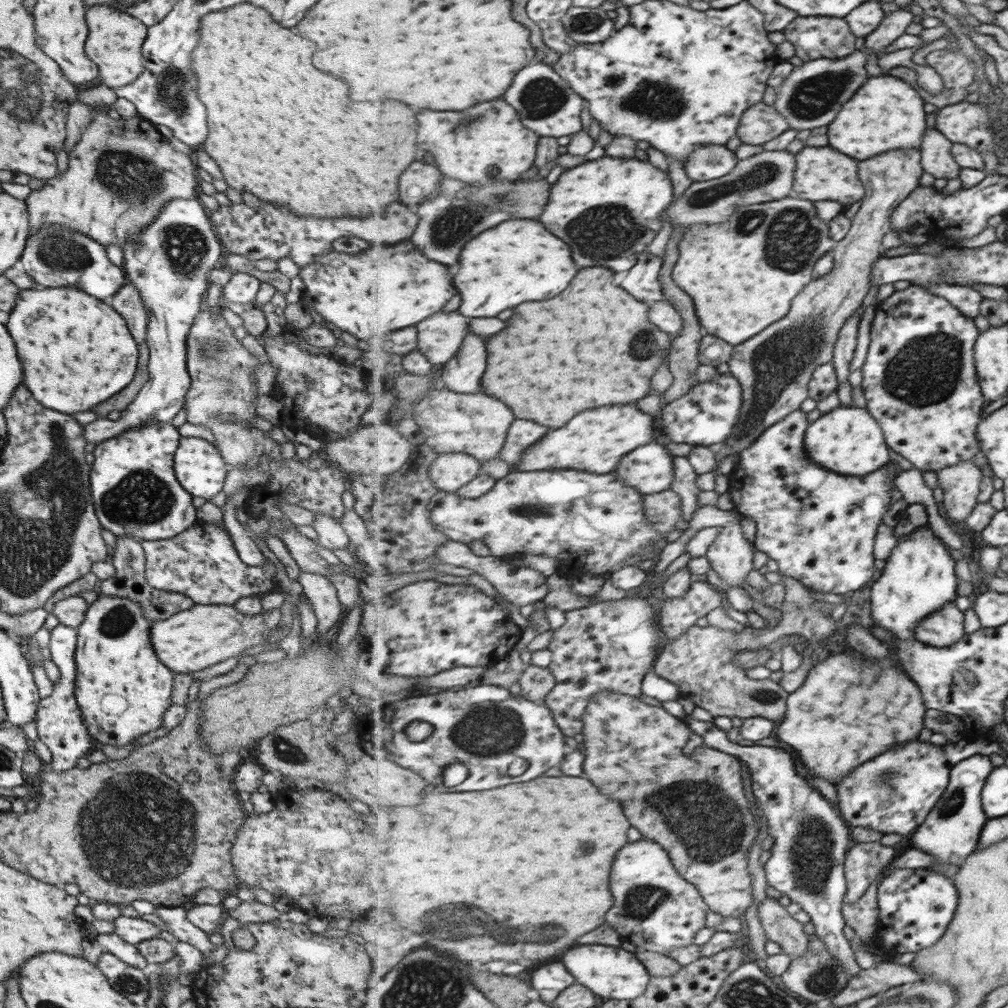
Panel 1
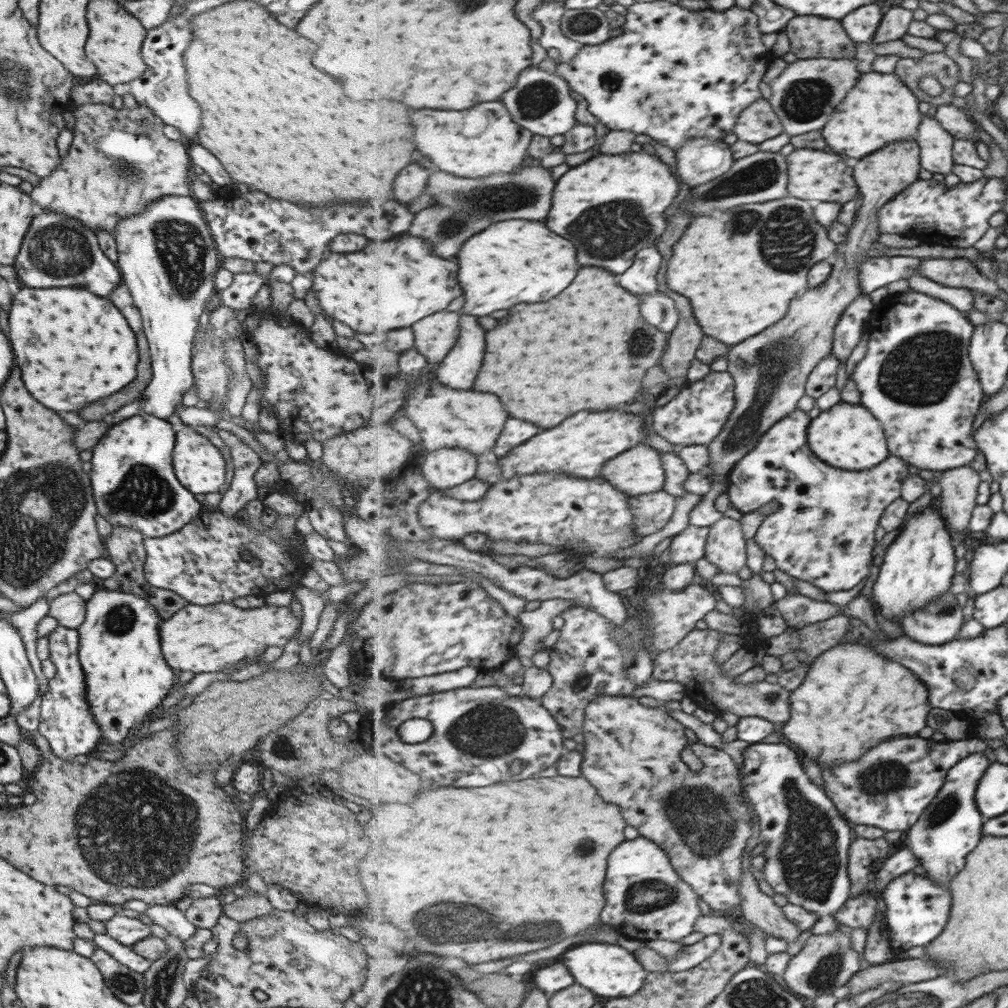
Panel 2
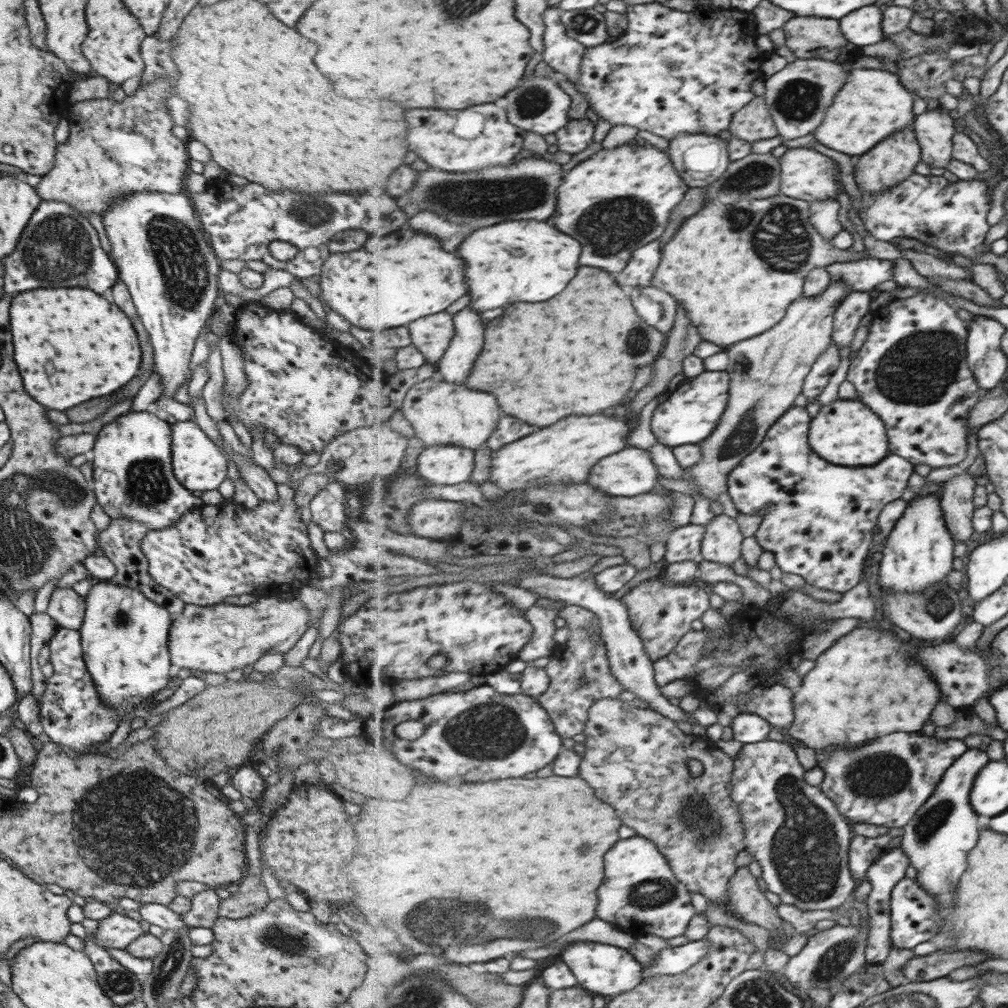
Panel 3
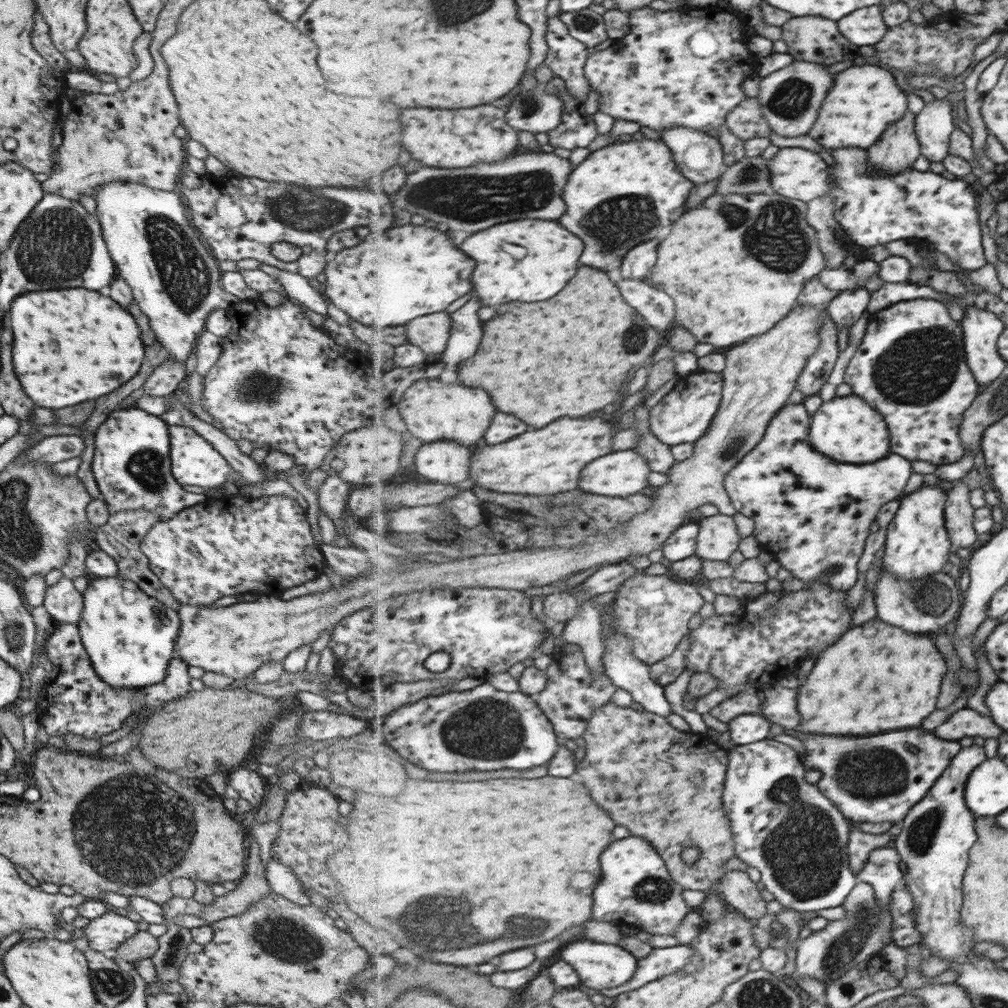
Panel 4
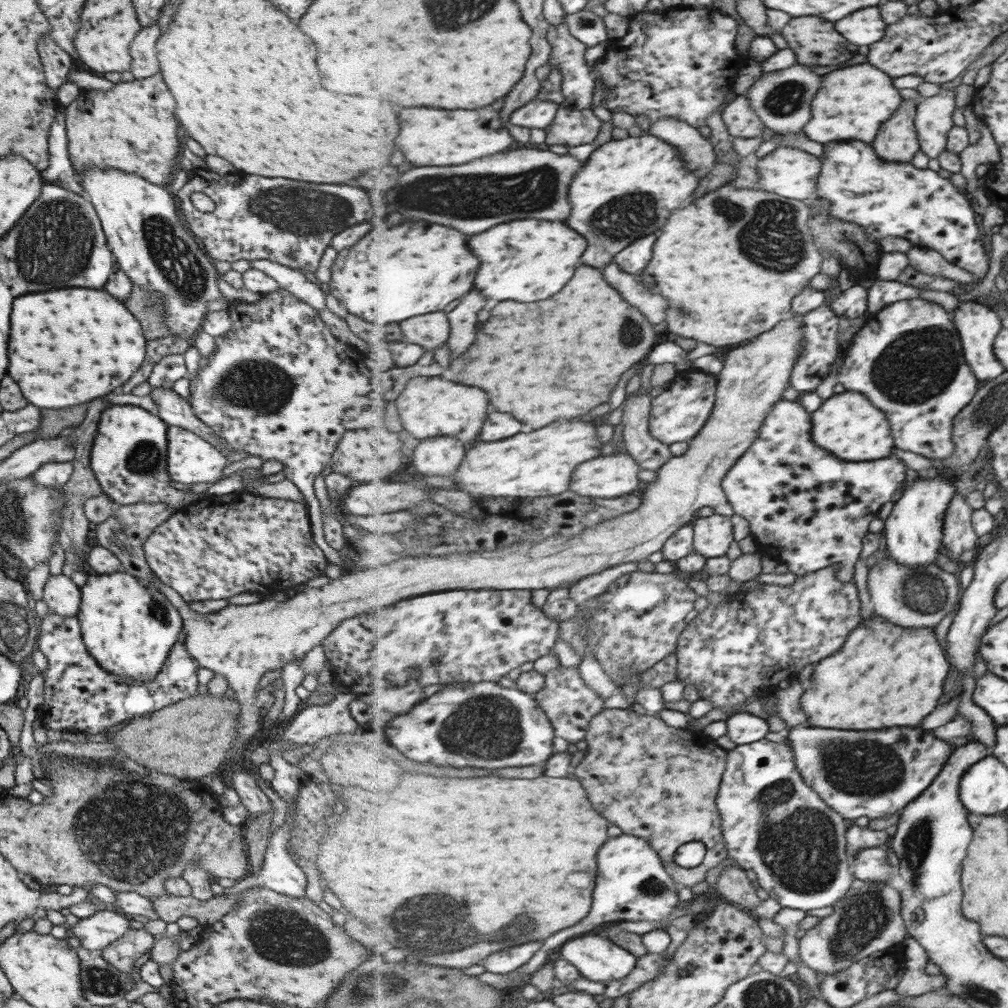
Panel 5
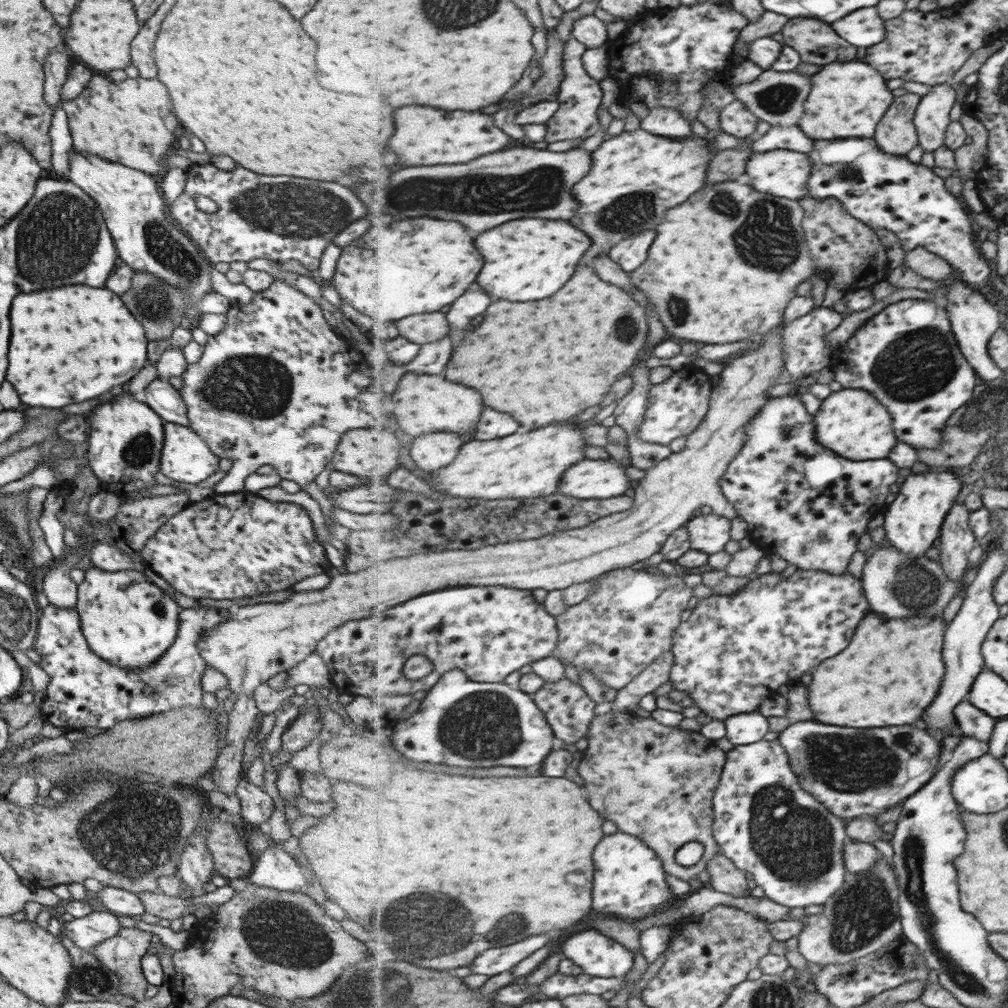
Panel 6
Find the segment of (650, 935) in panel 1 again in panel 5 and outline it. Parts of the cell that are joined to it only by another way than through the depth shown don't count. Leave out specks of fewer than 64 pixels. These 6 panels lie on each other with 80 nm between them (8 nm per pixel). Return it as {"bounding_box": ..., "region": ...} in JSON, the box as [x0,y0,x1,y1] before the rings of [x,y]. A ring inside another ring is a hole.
{"bounding_box":[513,833,683,974],"region":[[[623,833],[617,838],[611,838],[605,848],[601,848],[601,876],[597,876],[595,888],[595,902],[593,912],[589,913],[589,920],[582,920],[575,928],[565,928],[556,932],[543,941],[543,946],[533,954],[533,958],[513,970],[513,974],[527,974],[536,972],[545,962],[547,953],[553,948],[562,946],[585,933],[595,932],[595,928],[603,923],[617,923],[625,920],[639,922],[639,920],[665,920],[677,908],[683,906],[679,901],[680,884],[673,878],[660,853],[652,847],[647,839]]]}

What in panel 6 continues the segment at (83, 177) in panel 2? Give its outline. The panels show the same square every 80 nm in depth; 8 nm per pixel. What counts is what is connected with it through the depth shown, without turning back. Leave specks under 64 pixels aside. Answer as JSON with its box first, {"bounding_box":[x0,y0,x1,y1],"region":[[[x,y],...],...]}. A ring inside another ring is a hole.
{"bounding_box":[60,75,178,181],"region":[[[93,75],[85,88],[71,100],[60,101],[65,111],[68,129],[75,152],[85,151],[102,159],[113,161],[131,170],[145,172],[156,181],[165,173],[165,155],[173,153],[177,139],[173,135],[178,120],[172,113],[171,103],[166,88],[156,78],[128,78],[121,81],[110,81],[102,75]]]}

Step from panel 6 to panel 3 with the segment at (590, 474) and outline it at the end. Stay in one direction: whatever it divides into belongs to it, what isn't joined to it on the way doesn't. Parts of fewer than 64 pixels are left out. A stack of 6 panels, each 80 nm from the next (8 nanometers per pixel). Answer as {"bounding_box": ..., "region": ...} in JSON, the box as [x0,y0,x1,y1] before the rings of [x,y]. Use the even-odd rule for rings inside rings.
{"bounding_box":[589,447,660,496],"region":[[[629,447],[617,452],[617,456],[609,456],[609,460],[597,463],[589,475],[589,484],[600,488],[602,492],[611,494],[612,496],[639,496],[653,491],[660,490],[657,483],[658,471],[657,465],[653,462],[653,457],[649,450],[641,450],[641,448]]]}

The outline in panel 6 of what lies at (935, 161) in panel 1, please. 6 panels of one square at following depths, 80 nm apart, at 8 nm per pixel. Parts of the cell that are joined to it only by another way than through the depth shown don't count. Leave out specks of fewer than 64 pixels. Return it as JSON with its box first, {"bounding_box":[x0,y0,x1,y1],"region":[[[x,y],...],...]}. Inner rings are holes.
{"bounding_box":[915,83,957,153],"region":[[[943,83],[931,87],[926,95],[922,96],[921,102],[916,110],[915,123],[916,129],[920,135],[920,145],[925,151],[932,153],[946,142],[946,132],[948,131],[951,121],[951,108],[957,102],[957,92],[951,84]]]}

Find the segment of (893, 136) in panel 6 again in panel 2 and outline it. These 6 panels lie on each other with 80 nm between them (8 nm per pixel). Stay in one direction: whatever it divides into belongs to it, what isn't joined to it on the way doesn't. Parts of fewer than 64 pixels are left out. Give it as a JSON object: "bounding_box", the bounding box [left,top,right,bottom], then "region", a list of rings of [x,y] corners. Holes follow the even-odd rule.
{"bounding_box":[702,139,922,486],"region":[[[916,139],[887,144],[885,148],[881,148],[881,152],[873,152],[873,156],[867,156],[865,160],[857,160],[853,166],[854,178],[861,190],[863,203],[850,227],[847,243],[838,246],[838,254],[833,260],[834,267],[831,276],[823,284],[815,288],[809,287],[805,294],[793,300],[793,308],[789,310],[789,316],[785,316],[785,320],[781,320],[781,324],[775,324],[773,328],[769,328],[769,332],[761,332],[761,336],[752,336],[751,339],[730,347],[727,355],[727,370],[736,380],[736,407],[720,436],[708,444],[711,459],[707,470],[703,470],[702,474],[709,479],[711,486],[715,485],[713,476],[716,476],[720,482],[728,479],[736,464],[756,448],[763,435],[774,424],[779,423],[780,420],[791,415],[792,411],[797,410],[799,400],[806,394],[809,375],[821,360],[833,353],[837,323],[840,322],[843,312],[847,312],[849,306],[864,294],[860,285],[858,268],[870,259],[867,254],[869,254],[869,250],[873,249],[873,242],[877,242],[881,234],[878,228],[879,210],[885,208],[885,204],[889,204],[889,201],[897,198],[903,190],[907,190],[909,186],[913,186],[920,179],[922,168],[920,144]]]}

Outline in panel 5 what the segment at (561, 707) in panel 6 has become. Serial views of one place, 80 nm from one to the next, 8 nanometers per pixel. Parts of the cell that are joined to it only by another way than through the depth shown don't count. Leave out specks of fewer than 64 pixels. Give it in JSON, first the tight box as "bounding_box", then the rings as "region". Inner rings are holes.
{"bounding_box":[535,666,605,744],"region":[[[565,666],[559,667],[559,671],[553,671],[546,676],[546,684],[543,690],[535,695],[538,704],[548,714],[556,736],[564,738],[571,744],[577,744],[581,740],[586,740],[588,729],[592,719],[600,714],[603,709],[605,698],[591,690],[583,677],[580,668],[569,669]]]}

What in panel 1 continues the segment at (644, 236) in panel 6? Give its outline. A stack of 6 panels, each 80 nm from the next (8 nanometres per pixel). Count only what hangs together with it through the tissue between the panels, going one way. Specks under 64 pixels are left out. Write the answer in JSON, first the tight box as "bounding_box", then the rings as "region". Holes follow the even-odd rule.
{"bounding_box":[621,252,667,304],"region":[[[647,252],[639,254],[637,264],[628,272],[621,286],[639,300],[645,300],[647,304],[663,302],[667,299],[660,281],[663,263],[664,260],[659,256]]]}

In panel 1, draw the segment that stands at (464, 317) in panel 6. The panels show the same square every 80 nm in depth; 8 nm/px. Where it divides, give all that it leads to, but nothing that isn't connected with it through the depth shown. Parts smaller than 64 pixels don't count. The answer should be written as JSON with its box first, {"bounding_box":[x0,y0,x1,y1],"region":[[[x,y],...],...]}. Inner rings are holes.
{"bounding_box":[441,332,487,393],"region":[[[469,332],[457,354],[443,365],[441,377],[446,388],[460,393],[477,392],[487,368],[487,356],[485,340]]]}

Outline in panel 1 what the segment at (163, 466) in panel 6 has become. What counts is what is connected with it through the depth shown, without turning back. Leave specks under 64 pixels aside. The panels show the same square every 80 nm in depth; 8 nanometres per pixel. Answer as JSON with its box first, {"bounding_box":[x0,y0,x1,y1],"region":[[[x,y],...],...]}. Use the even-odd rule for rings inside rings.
{"bounding_box":[172,436,227,501],"region":[[[180,436],[178,442],[177,450],[172,458],[173,472],[177,482],[192,497],[199,496],[209,501],[212,496],[221,491],[223,486],[227,471],[224,460],[212,444],[199,437]]]}

